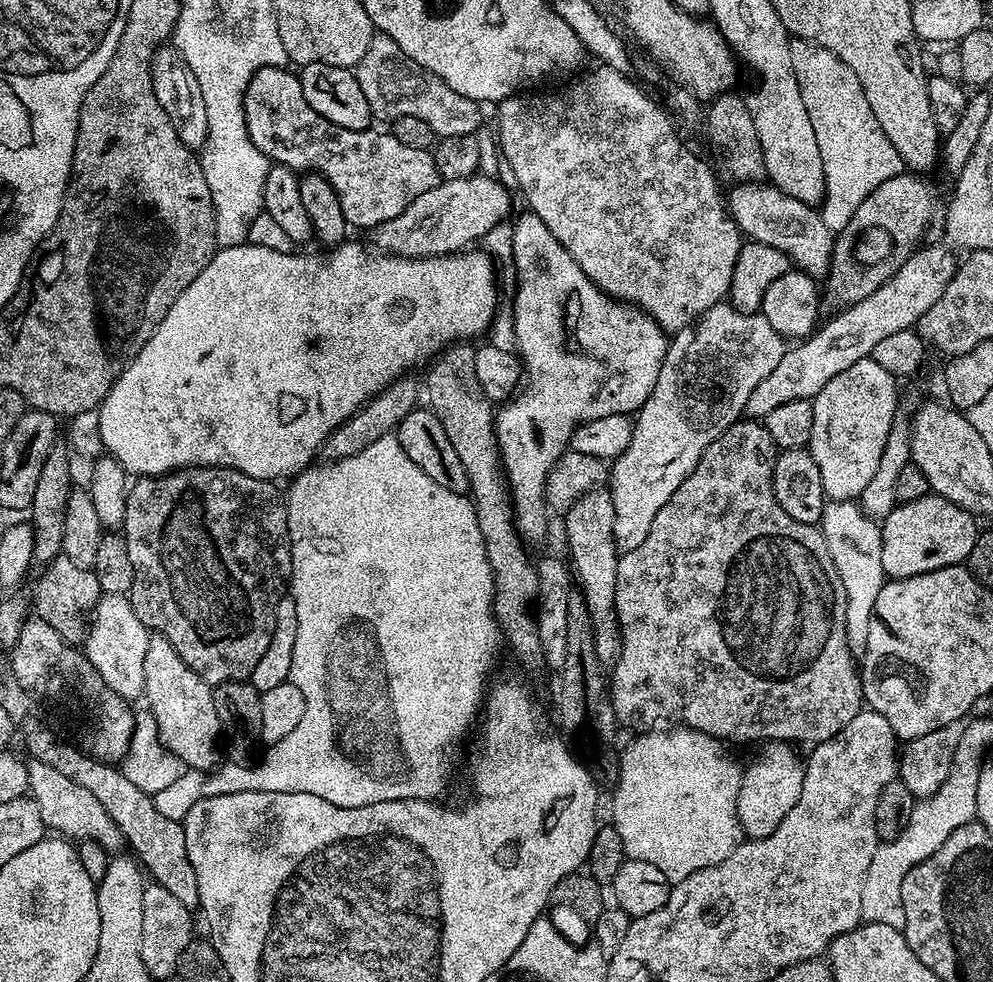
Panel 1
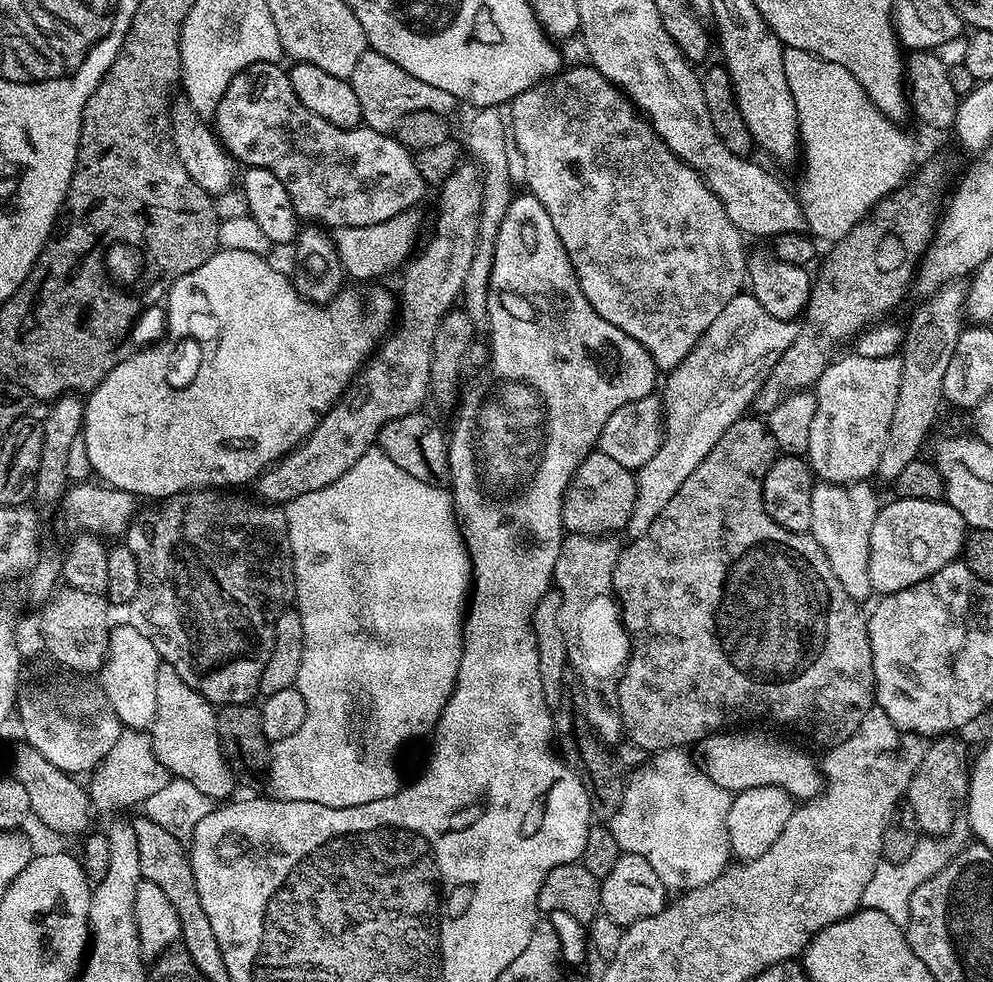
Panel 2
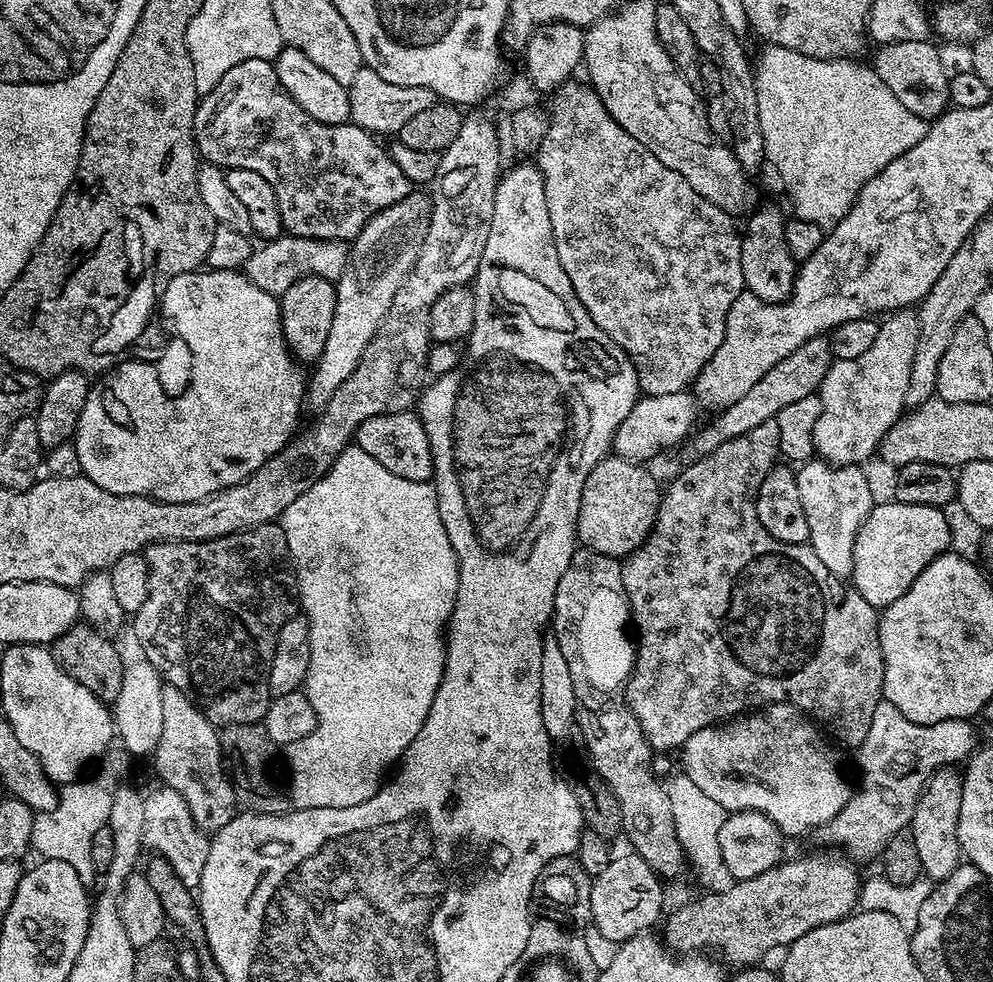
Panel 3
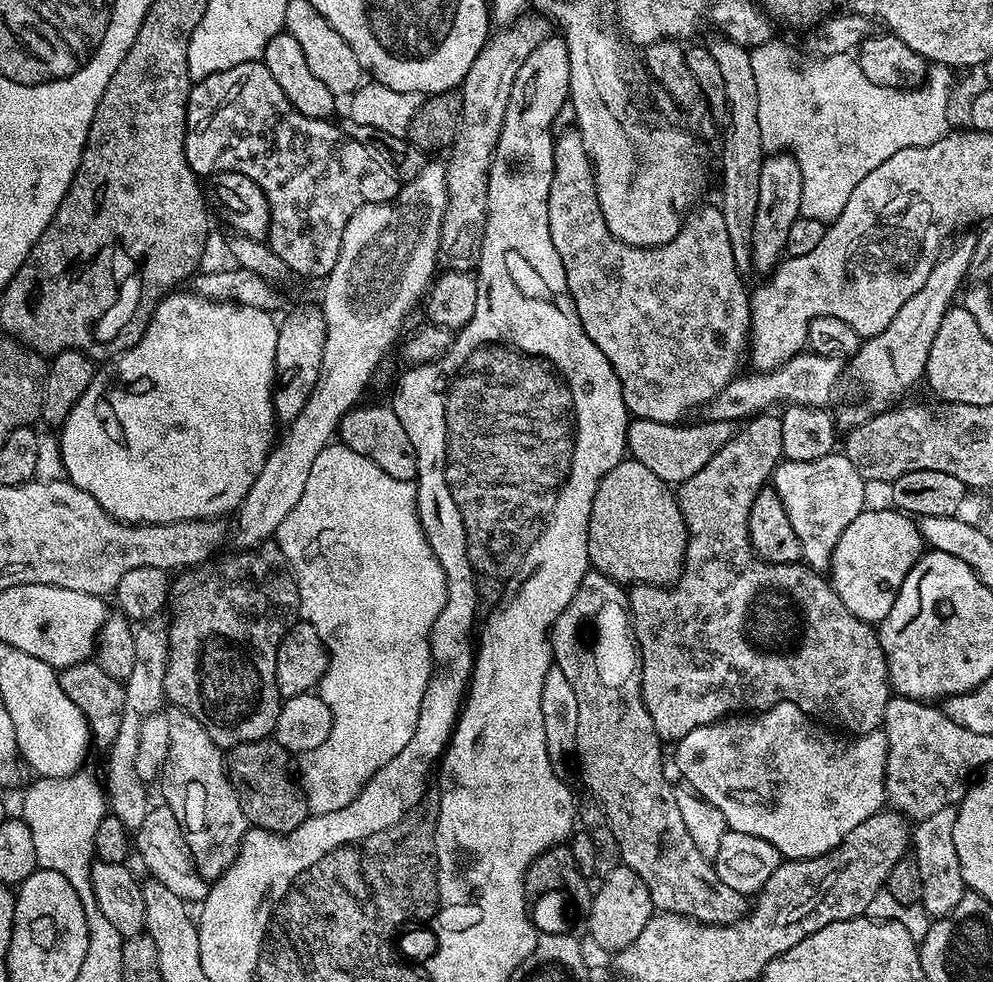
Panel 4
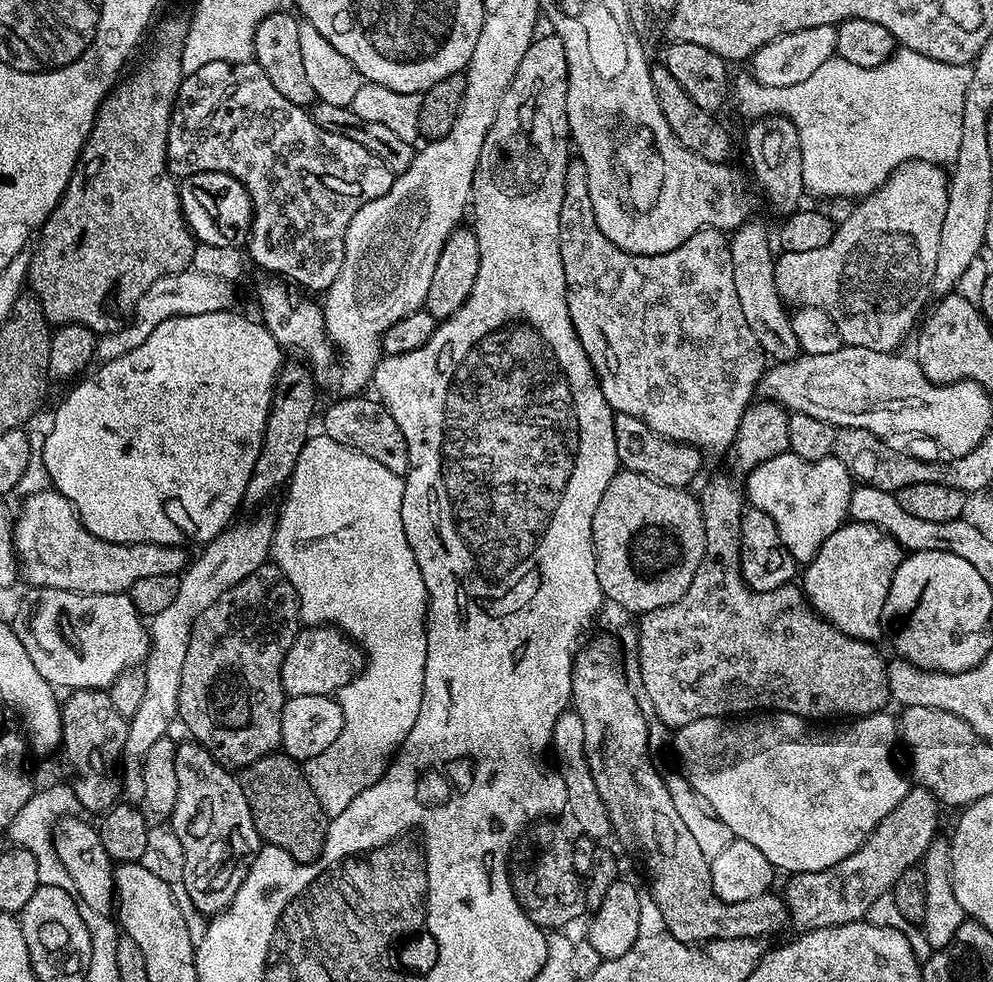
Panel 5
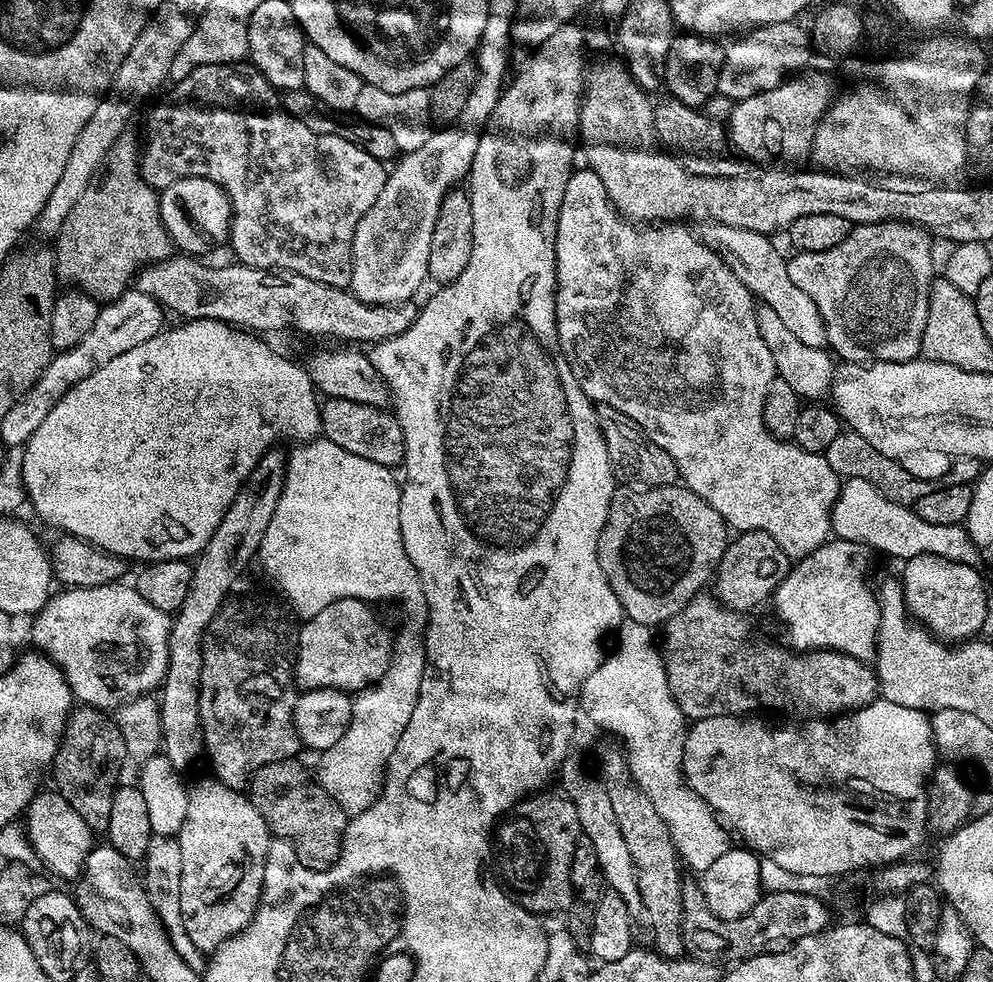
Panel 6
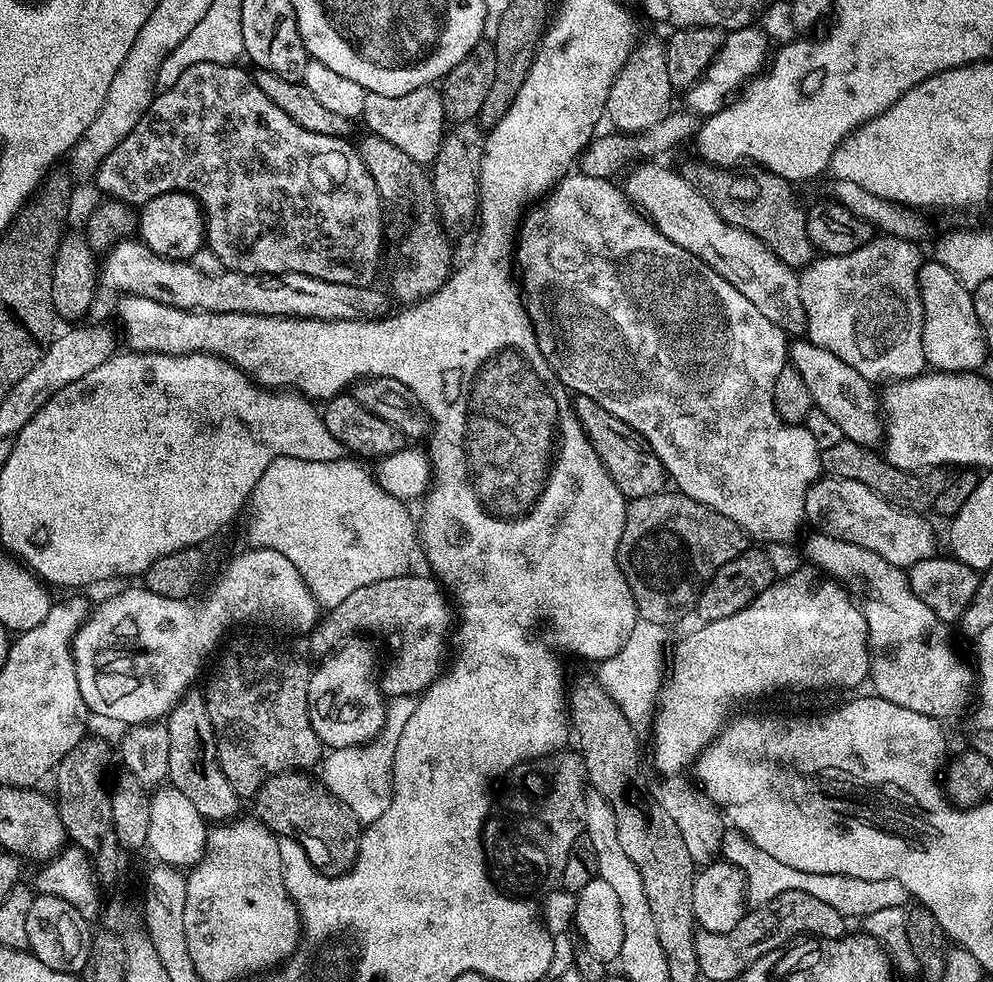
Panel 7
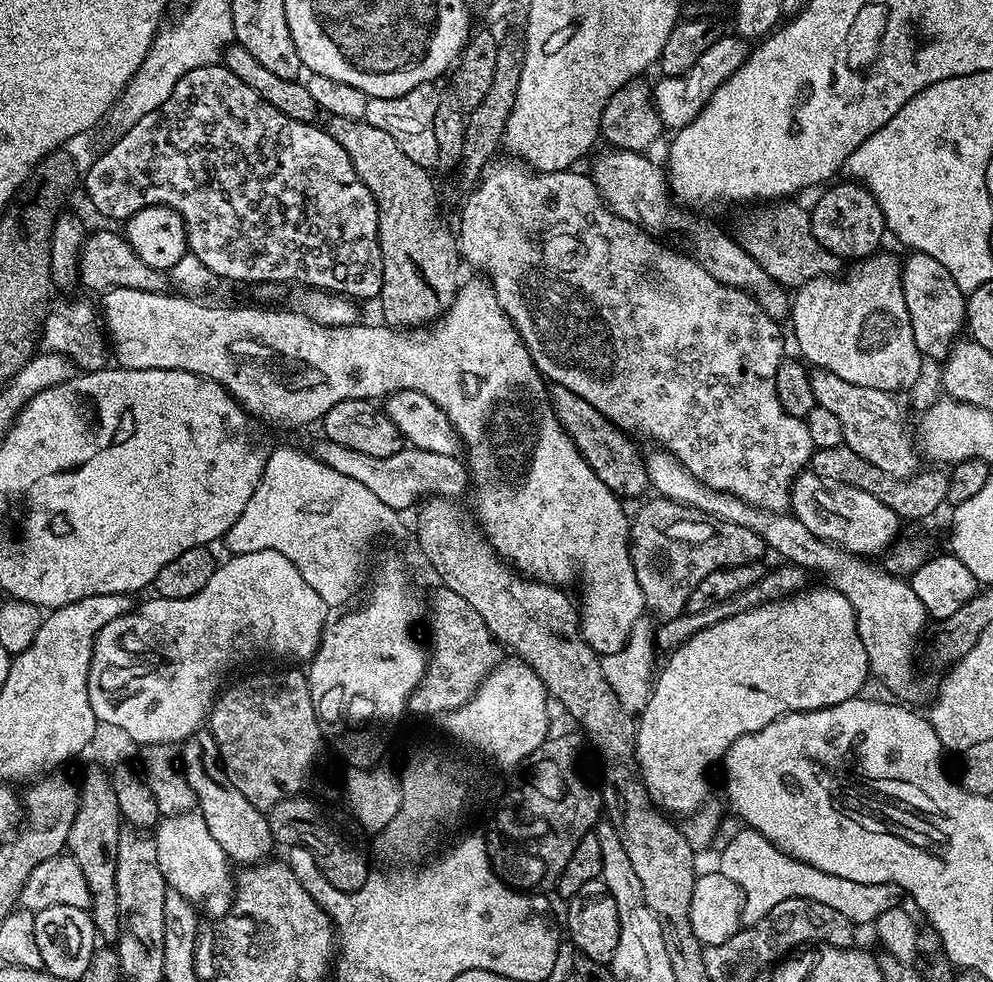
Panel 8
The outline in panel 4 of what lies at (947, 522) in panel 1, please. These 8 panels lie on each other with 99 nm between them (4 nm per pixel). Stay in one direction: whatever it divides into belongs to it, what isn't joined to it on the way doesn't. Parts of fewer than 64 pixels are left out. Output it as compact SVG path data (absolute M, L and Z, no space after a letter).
M888 508L865 510L842 530L842 538L838 538L838 546L834 546L834 554L830 565L830 583L832 591L838 594L842 606L859 620L876 626L890 614L890 606L894 606L894 598L912 567L920 561L926 545L920 529L905 513Z

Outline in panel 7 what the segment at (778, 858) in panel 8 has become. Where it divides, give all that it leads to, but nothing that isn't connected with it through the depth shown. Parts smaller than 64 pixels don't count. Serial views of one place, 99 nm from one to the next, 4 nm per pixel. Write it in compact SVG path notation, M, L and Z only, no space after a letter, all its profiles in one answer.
M725 827L720 843L720 856L734 866L738 866L744 872L748 883L748 904L752 906L766 906L778 894L790 890L802 890L806 894L814 894L814 898L822 898L834 910L838 910L845 918L862 918L866 914L874 914L877 910L886 910L889 906L904 908L909 903L910 897L906 886L898 882L893 876L886 878L850 878L843 874L810 874L802 870L794 870L794 866L786 866L770 858L766 850L758 850L754 842L750 842L737 830L737 828Z

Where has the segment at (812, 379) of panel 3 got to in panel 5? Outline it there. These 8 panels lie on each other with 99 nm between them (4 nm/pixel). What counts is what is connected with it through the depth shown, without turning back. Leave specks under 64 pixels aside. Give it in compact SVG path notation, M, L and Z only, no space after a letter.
M616 416L614 442L618 442L621 469L637 472L646 478L654 478L654 482L658 482L662 486L687 489L688 483L700 472L701 449L666 438L662 434L650 430L650 426L646 426L646 422L633 416Z

